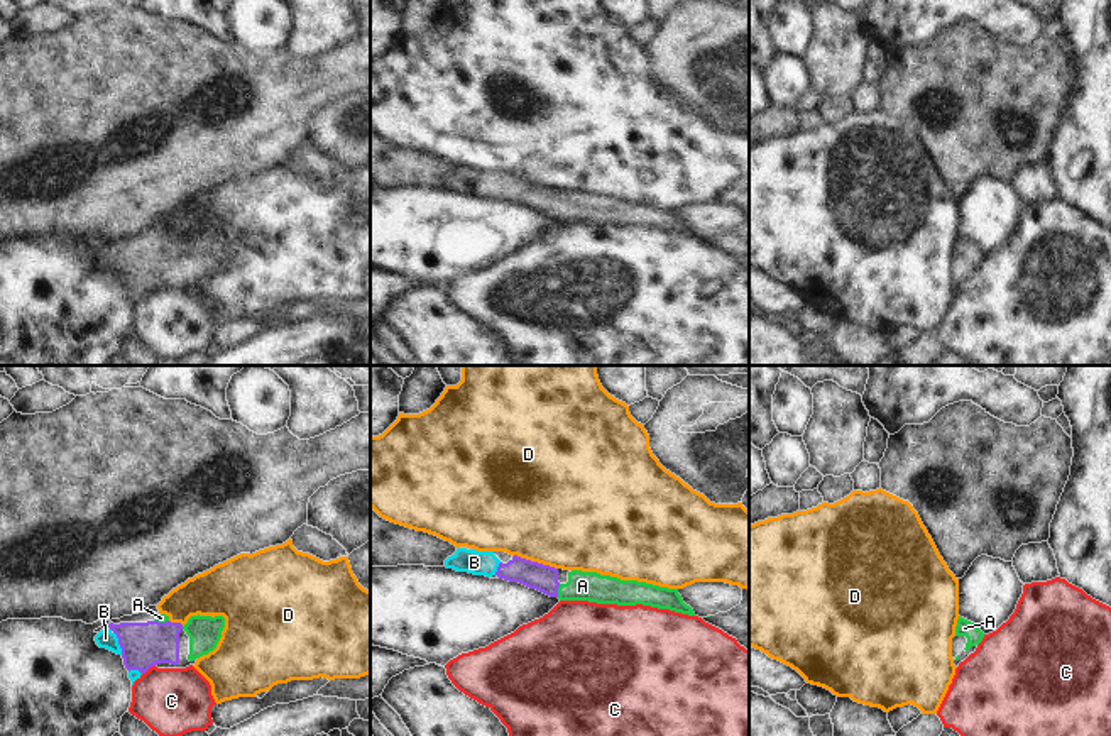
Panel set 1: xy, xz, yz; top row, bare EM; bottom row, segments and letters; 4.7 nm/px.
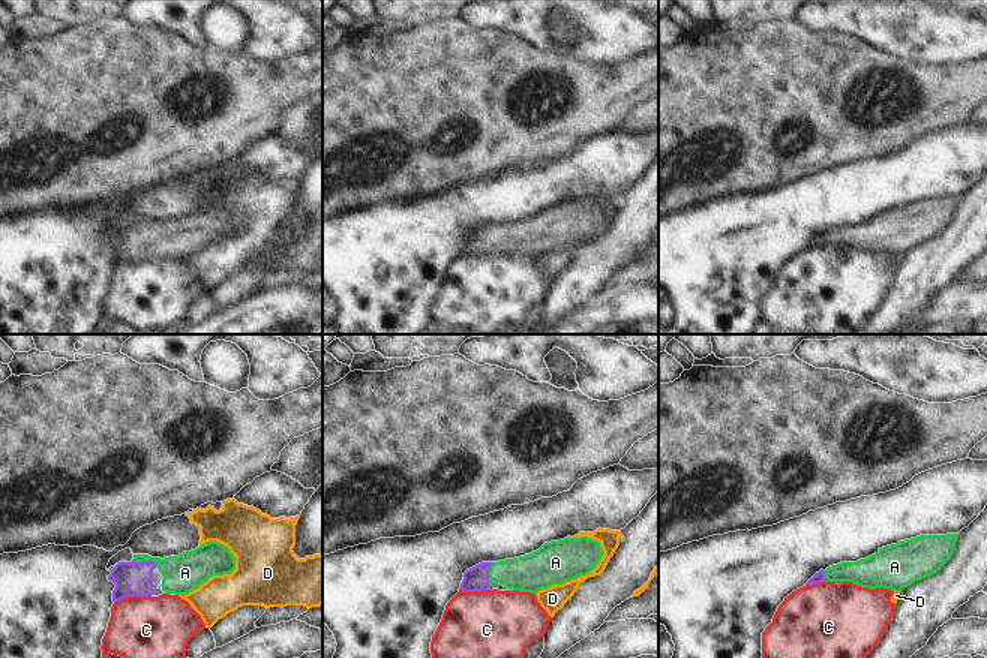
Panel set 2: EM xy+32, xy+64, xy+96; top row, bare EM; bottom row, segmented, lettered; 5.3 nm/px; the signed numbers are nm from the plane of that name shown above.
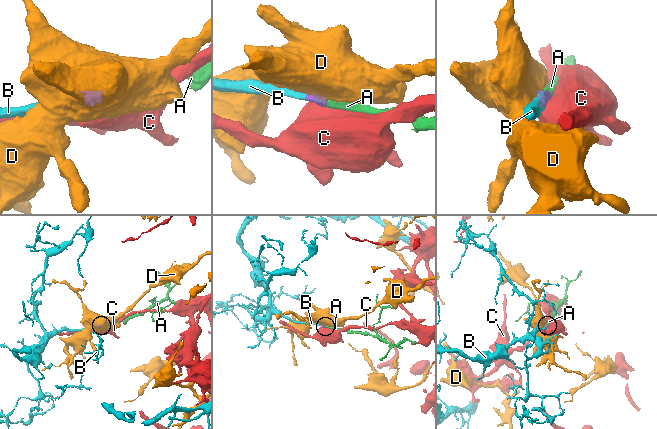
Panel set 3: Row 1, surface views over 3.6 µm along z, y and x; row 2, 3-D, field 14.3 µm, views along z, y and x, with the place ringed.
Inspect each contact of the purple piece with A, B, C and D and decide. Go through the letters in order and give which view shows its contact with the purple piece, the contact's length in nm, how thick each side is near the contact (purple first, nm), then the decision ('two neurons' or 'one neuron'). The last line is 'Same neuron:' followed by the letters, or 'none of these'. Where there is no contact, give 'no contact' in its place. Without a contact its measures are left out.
A: meets purple in xz; contact 70 nm long; 130 nm thick on the purple side, 140 nm on the other; one neuron
B: meets purple in xy; contact 140 nm long; 220 nm thick on the purple side, 90 nm on the other; one neuron
C: meets purple in xy; contact 80 nm long; 220 nm thick on the purple side, 320 nm on the other; two neurons
D: meets purple in xz; contact 220 nm long; 130 nm thick on the purple side, 500 nm on the other; two neurons
Same neuron: A, B

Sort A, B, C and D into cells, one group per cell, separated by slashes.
A B / C / D

